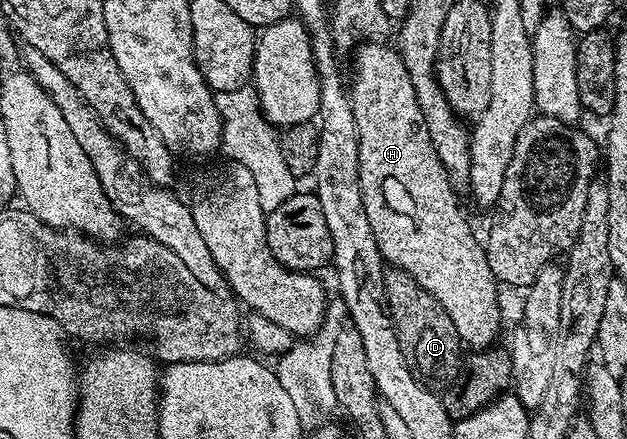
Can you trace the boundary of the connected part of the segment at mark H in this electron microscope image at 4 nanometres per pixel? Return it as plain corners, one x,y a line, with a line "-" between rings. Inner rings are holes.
365,42
355,51
354,57
356,57
356,83
350,86
350,97
352,99
352,111
354,112
354,124
356,125
356,136
358,138
358,180
362,188
362,204
366,208
366,220
370,220
370,228
374,232
374,240
378,244
378,252
384,257
385,263
389,267
414,276
414,280
418,280
418,284
422,284
422,288
426,288
426,292
430,292
430,296
434,300
438,300
438,304
444,309
446,316
450,316
450,320
454,320
454,328
465,347
472,346
468,348
473,351
487,350
495,343
492,341
500,334
500,294
496,291
498,283
494,272
490,272
488,256
481,239
480,242
476,239
476,234
472,231
471,224
464,219
464,214
460,211
460,202
456,199
457,187
452,179
449,178
442,160
438,160
438,152
430,140
430,132
426,128
426,120
422,116
422,108
418,108
418,96
414,92
414,84
410,80
410,72
406,72
406,64
400,59
399,53
393,47
391,50
388,44

